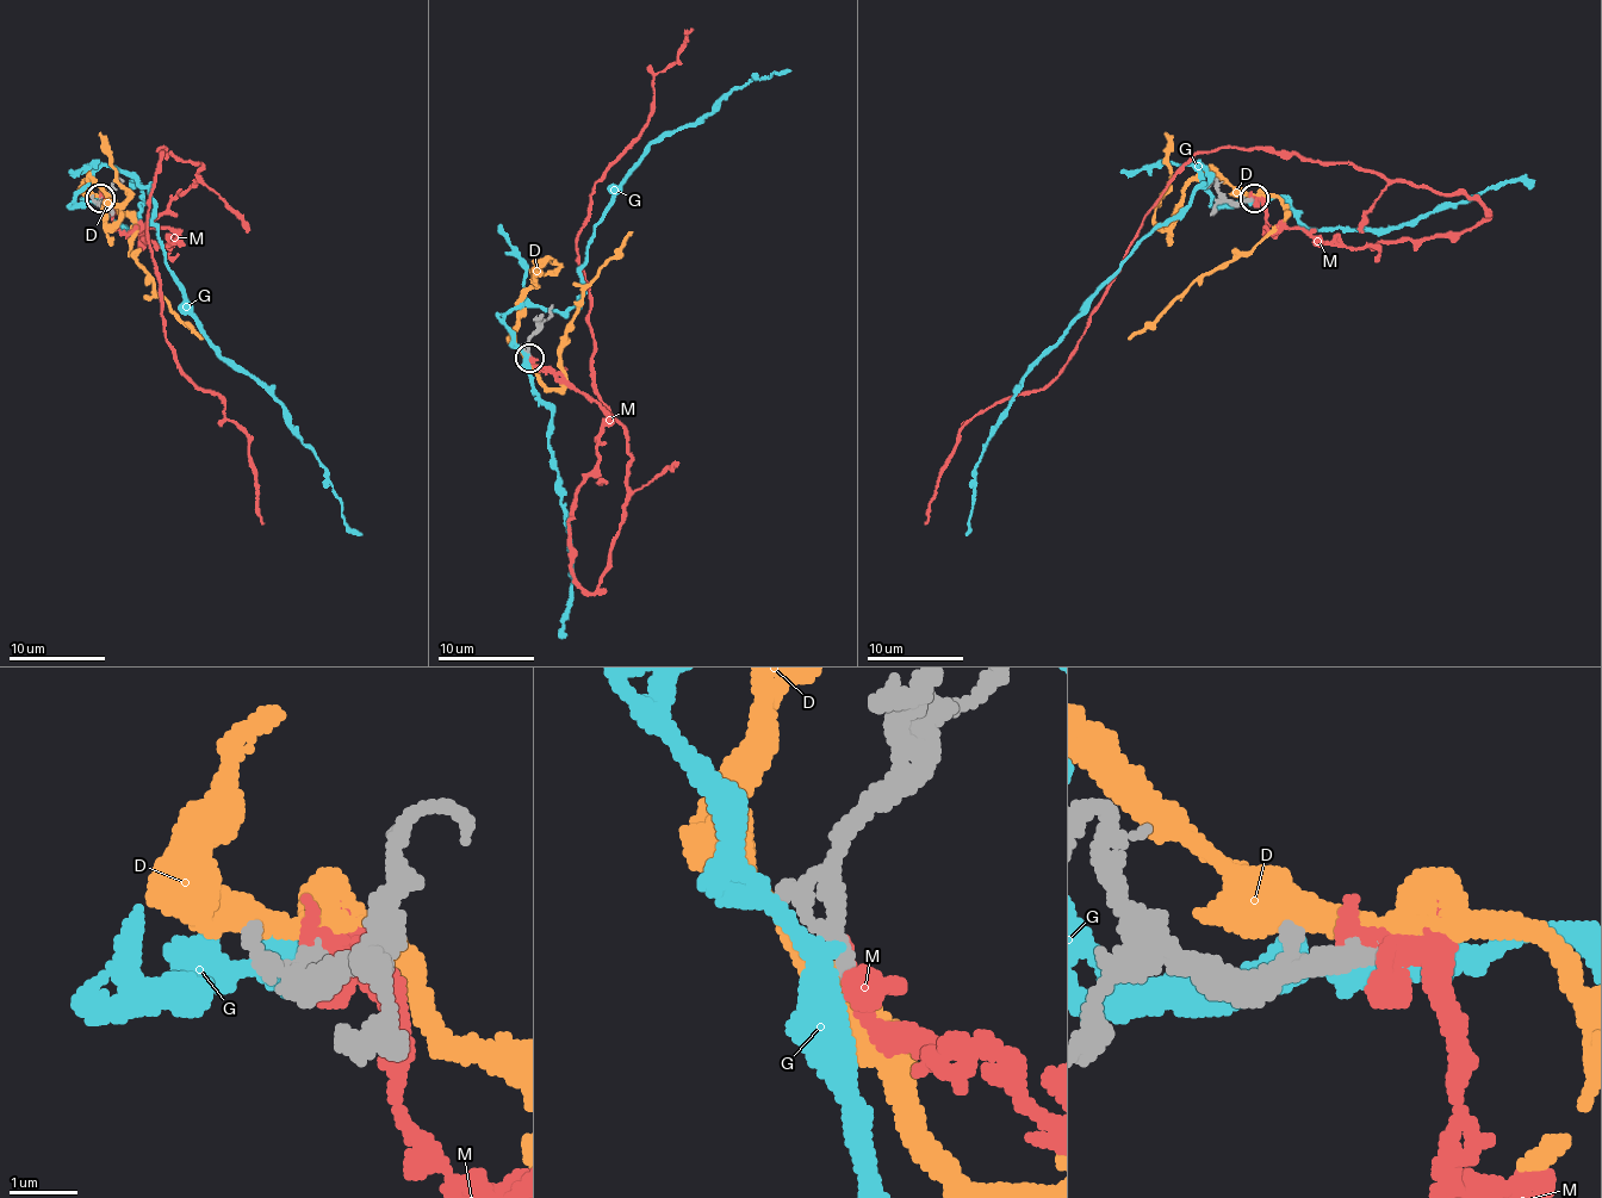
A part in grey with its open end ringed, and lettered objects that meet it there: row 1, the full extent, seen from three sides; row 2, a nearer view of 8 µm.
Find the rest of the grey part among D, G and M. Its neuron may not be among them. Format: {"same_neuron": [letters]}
{"same_neuron": ["M"]}

